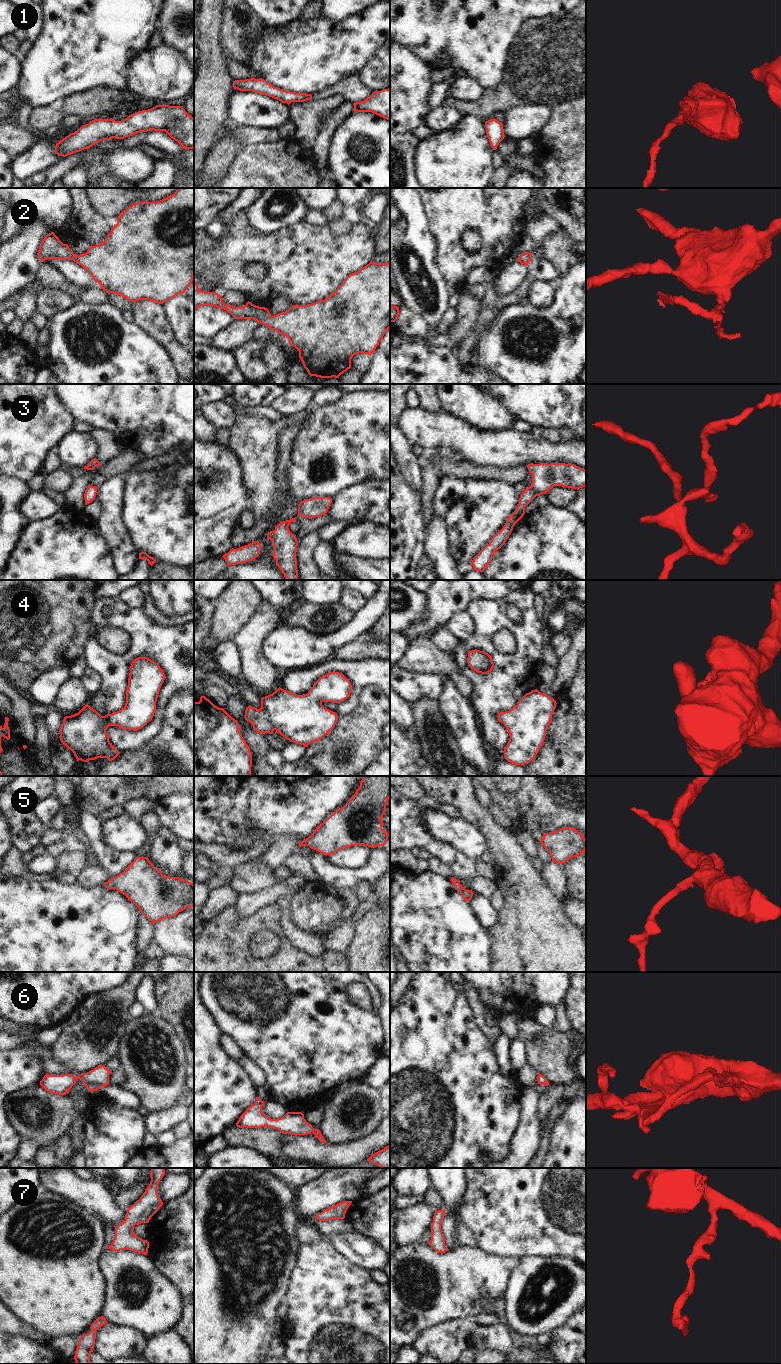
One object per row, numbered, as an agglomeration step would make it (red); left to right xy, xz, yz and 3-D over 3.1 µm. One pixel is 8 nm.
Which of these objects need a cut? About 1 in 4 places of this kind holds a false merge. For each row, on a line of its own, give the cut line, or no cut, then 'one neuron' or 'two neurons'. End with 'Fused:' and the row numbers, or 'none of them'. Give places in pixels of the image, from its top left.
1: no cut | one neuron
2: no cut | one neuron
3: no cut | one neuron
4: no cut | one neuron
5: no cut | one neuron
6: no cut | one neuron
7: no cut | one neuron
Fused: none of them

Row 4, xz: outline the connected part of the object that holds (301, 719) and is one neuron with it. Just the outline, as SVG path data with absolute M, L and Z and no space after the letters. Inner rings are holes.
M330 672L320 677L307 694L296 695L279 687L261 698L260 709L246 707L244 718L261 735L276 730L290 742L307 747L332 731L338 720L322 702L340 703L351 691L352 685L342 673Z

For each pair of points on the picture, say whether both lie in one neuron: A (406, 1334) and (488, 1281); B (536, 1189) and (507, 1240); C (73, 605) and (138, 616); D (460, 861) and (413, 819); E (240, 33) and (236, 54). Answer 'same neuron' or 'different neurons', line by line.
A: same neuron
B: same neuron
C: different neurons
D: same neuron
E: same neuron

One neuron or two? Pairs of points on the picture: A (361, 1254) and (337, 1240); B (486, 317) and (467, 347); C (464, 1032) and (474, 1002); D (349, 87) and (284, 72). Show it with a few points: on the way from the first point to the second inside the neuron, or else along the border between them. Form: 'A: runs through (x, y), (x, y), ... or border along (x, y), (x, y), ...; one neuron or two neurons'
A: runs through (355, 1248), (343, 1242); one neuron
B: runs through (482, 324), (470, 340); one neuron
C: border along (464, 994), (474, 1021), (482, 1031); two neurons
D: border along (356, 75), (348, 75), (331, 86), (312, 93); two neurons

